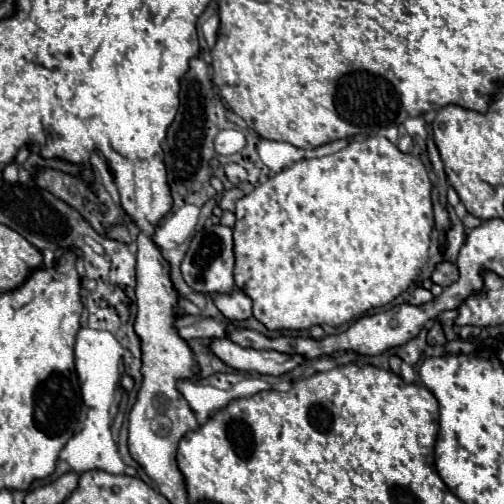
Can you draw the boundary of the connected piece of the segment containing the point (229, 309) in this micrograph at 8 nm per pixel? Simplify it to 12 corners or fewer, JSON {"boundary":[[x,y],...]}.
{"boundary":[[240,289],[214,295],[228,321],[252,317],[252,301]]}

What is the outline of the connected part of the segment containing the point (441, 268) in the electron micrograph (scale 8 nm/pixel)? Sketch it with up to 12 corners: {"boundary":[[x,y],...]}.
{"boundary":[[440,263],[432,273],[438,285],[450,285],[458,279],[452,263]]}

